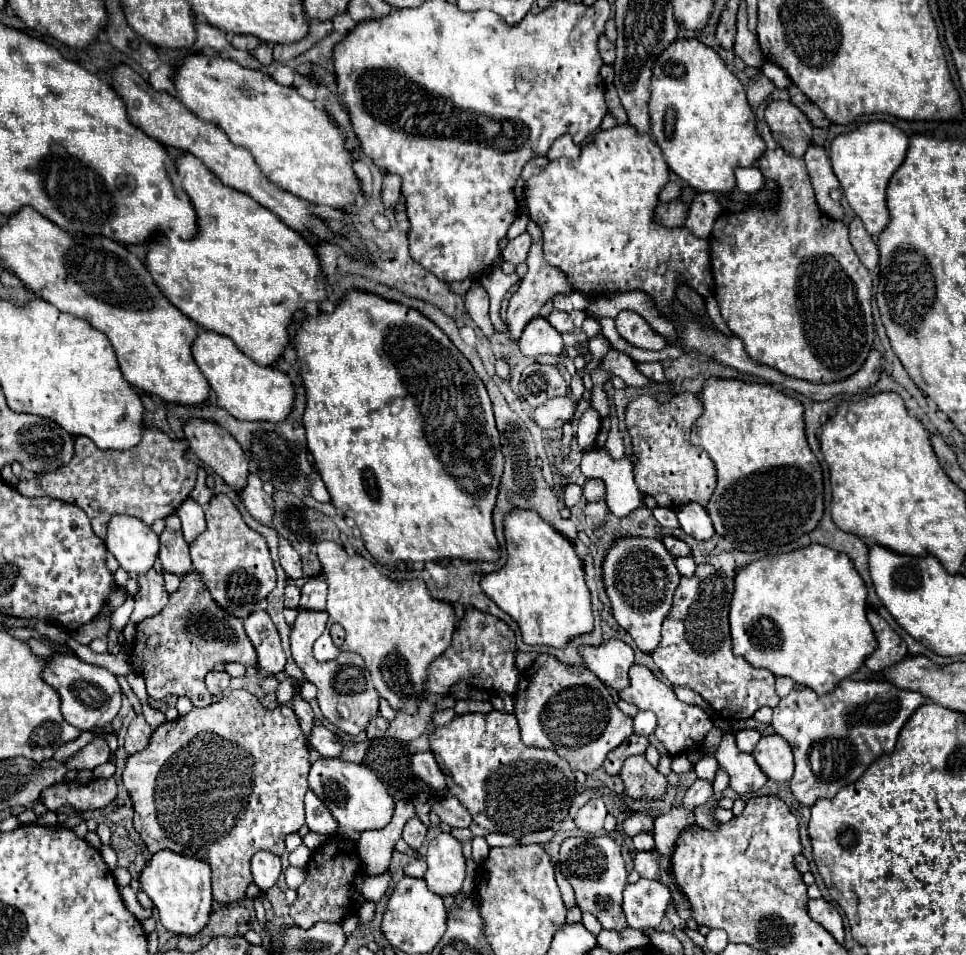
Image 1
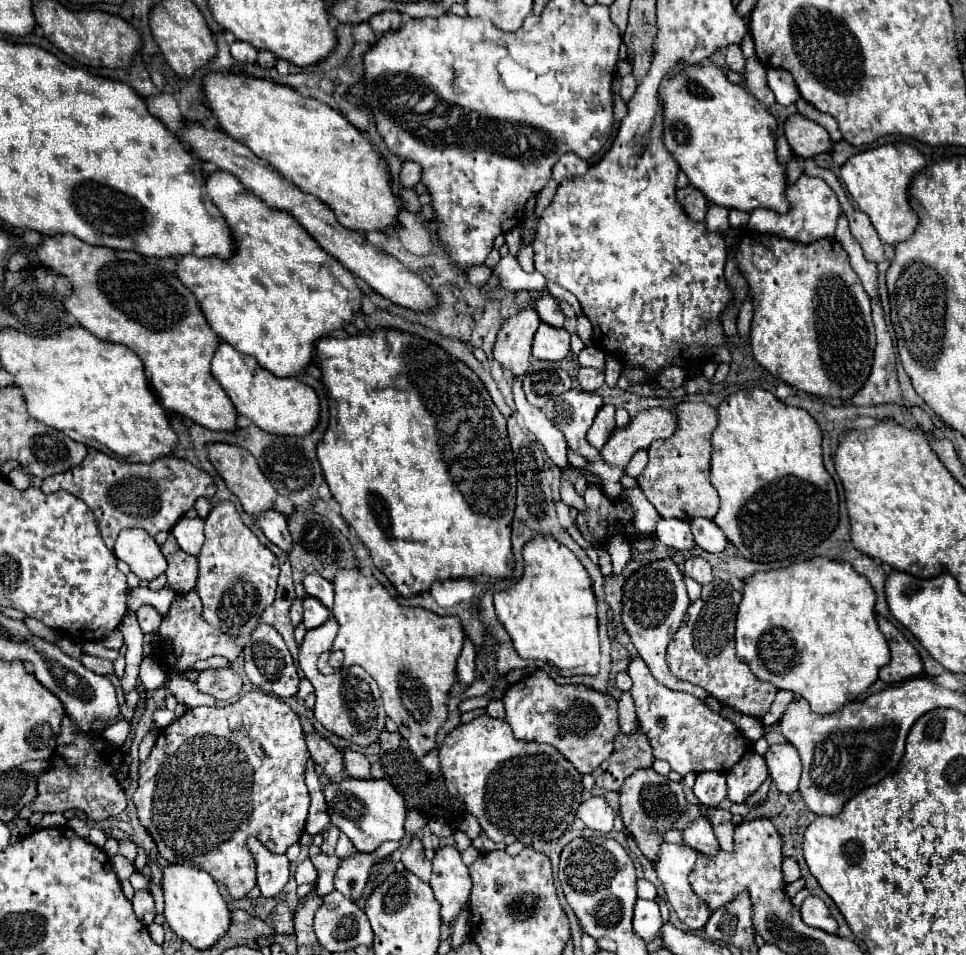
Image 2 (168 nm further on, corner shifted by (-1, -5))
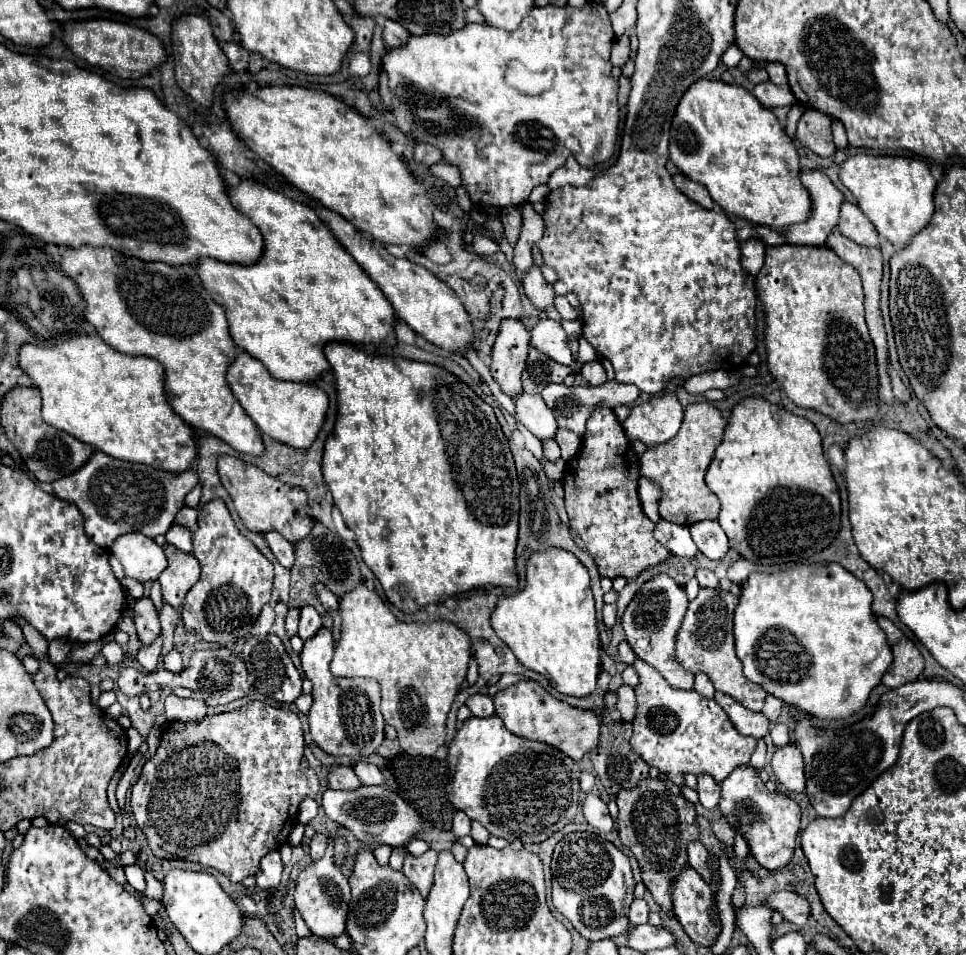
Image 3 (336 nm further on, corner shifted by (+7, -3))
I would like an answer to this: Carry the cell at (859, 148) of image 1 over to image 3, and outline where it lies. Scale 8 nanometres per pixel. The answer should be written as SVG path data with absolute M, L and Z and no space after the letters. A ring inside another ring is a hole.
M859 153L841 165L839 179L853 193L859 209L877 227L879 235L889 239L895 247L905 245L917 235L933 215L933 191L937 181L927 163L919 157Z

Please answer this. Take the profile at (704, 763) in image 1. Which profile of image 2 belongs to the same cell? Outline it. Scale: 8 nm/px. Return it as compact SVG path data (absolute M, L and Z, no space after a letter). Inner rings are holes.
M713 771L699 773L693 785L693 793L703 805L717 807L727 797L725 773L713 773Z

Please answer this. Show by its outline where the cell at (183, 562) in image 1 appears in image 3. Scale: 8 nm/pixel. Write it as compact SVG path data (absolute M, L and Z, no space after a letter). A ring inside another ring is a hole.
M169 543L163 545L163 551L167 555L169 565L159 577L161 593L169 605L179 607L187 591L191 589L191 585L199 579L201 567L199 567L199 561L193 557L193 553L183 553Z

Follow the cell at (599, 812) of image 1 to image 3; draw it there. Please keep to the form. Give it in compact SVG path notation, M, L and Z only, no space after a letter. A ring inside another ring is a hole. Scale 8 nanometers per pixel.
M589 793L587 799L583 801L583 815L589 825L597 827L599 831L611 831L613 829L613 819L609 817L607 803L599 799L599 795Z

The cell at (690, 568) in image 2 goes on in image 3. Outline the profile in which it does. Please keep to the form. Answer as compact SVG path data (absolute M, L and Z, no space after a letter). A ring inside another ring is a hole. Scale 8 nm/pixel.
M697 569L695 577L697 577L701 587L719 587L719 579L709 569Z

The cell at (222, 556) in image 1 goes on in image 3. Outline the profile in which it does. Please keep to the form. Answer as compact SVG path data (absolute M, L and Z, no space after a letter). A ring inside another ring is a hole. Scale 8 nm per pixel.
M221 499L201 507L199 525L193 533L193 555L201 563L201 577L183 601L185 629L199 633L209 643L233 645L249 635L261 607L271 597L271 561L237 529L227 505Z

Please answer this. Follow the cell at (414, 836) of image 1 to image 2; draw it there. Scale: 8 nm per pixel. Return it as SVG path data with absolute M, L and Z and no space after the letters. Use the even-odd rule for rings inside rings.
M417 837L411 839L409 847L401 855L401 861L403 861L403 865L405 865L407 871L415 873L425 883L431 879L431 861L425 857L423 845L421 845L421 841Z

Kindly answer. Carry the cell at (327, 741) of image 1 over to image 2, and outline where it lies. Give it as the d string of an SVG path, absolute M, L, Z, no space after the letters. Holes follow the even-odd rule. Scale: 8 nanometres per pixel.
M343 751L343 761L347 775L353 779L371 779L371 763L369 759L359 751Z

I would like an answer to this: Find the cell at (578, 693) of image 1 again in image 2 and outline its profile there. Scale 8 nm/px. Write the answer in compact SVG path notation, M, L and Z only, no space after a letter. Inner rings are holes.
M535 671L505 691L503 705L505 705L505 719L511 725L517 739L553 745L583 775L593 773L601 765L601 761L605 761L613 753L613 739L619 733L619 721L617 721L617 701L607 693L599 693L583 685L557 685L545 671Z

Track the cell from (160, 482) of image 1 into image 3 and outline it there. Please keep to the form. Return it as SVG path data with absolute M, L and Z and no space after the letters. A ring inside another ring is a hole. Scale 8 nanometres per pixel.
M95 451L75 473L51 483L59 499L75 503L85 517L85 531L93 543L109 549L111 543L125 533L139 531L147 537L165 535L175 515L183 507L185 495L199 483L195 471L169 473L141 463L113 459L103 451Z

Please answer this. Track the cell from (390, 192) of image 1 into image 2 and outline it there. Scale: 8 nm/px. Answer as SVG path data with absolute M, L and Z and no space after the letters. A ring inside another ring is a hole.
M405 161L403 169L401 169L401 181L403 181L403 187L415 187L421 181L419 165L415 165L413 161L411 163Z

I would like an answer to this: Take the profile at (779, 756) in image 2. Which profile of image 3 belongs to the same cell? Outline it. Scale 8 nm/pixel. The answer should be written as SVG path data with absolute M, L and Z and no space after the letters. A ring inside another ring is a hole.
M787 743L779 747L773 755L771 769L777 781L787 787L787 791L803 793L805 791L805 775L803 775L803 757L795 743Z

